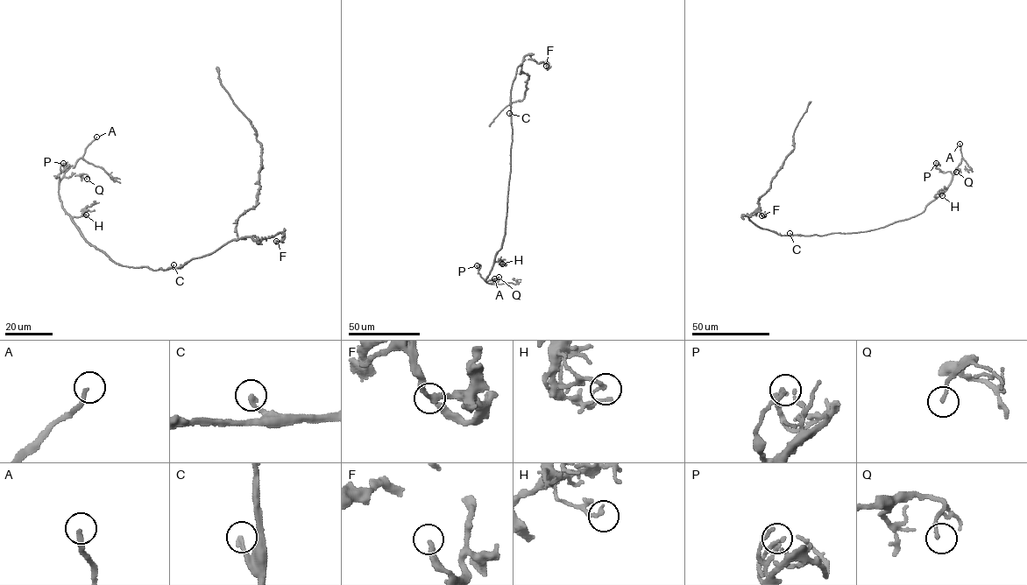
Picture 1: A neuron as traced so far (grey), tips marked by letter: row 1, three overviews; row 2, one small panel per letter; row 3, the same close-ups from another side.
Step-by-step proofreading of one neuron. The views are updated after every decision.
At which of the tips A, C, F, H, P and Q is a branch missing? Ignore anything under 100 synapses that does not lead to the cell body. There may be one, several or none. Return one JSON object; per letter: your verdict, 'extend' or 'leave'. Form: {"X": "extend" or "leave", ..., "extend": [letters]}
{"A": "extend", "C": "leave", "F": "leave", "H": "leave", "P": "leave", "Q": "leave", "extend": ["A"]}

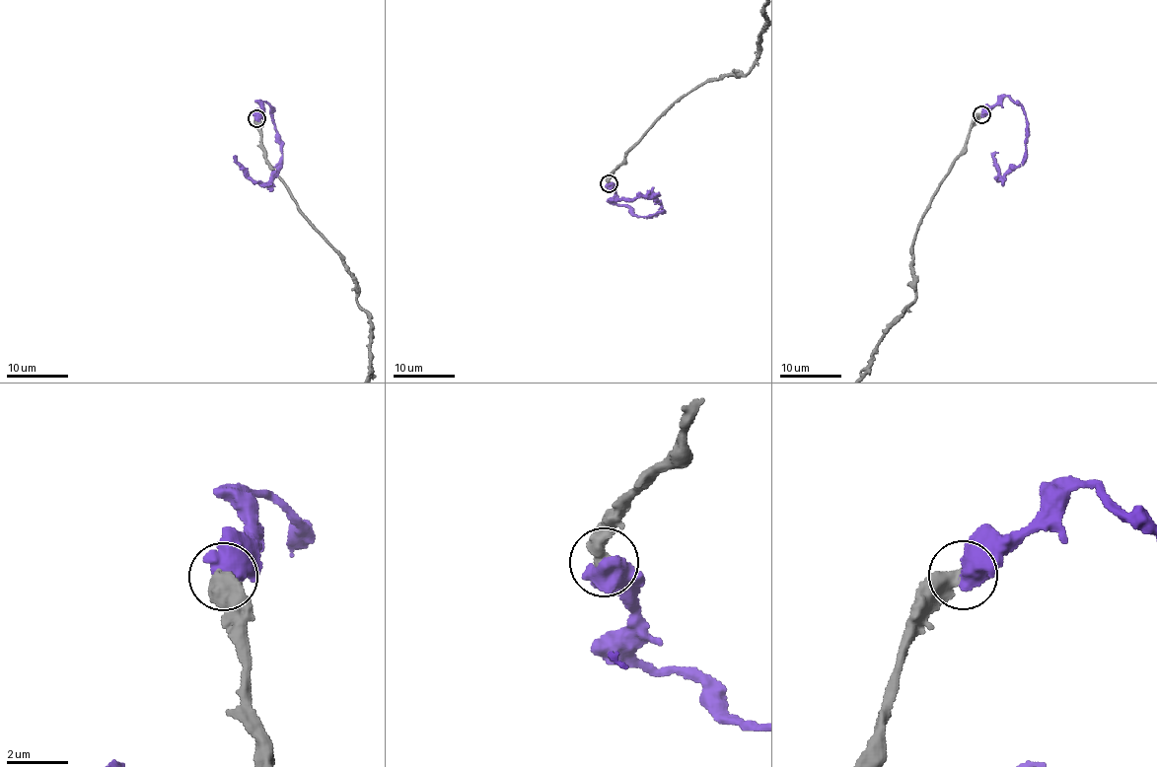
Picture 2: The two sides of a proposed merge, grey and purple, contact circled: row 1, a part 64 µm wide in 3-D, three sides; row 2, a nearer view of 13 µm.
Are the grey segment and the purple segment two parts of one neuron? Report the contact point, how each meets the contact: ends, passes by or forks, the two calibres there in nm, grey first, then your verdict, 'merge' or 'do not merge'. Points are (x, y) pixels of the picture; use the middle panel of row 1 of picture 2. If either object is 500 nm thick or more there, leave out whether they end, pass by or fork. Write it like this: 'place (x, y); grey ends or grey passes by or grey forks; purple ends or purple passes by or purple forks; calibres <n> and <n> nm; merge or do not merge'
place (609, 183); calibres 500 and 800 nm; merge

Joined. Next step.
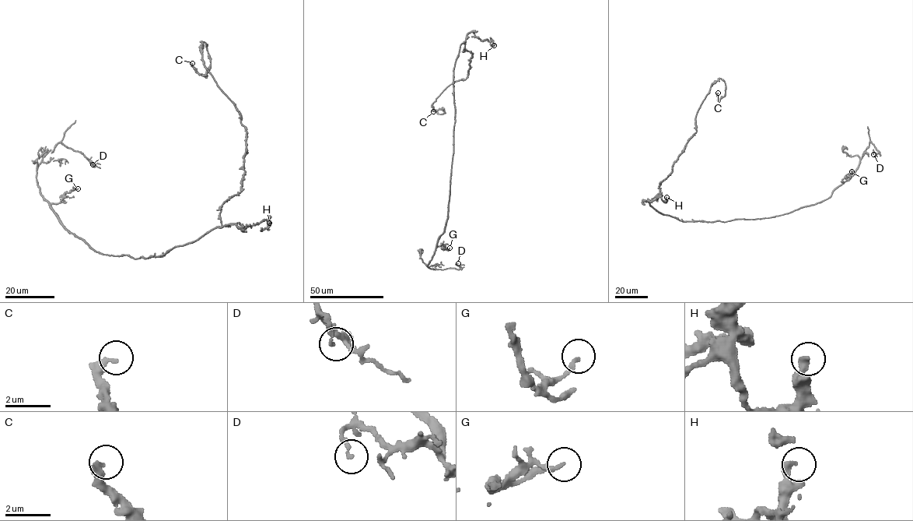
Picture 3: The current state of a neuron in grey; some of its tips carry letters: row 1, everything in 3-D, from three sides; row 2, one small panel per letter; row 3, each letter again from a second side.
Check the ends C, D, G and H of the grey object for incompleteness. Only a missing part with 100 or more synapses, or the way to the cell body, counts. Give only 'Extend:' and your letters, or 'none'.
Extend: none

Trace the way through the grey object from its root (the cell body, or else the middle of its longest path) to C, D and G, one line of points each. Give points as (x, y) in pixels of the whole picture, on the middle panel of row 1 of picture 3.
C: (453, 92), (465, 42), (466, 78), (433, 103), (446, 113), (433, 111)
D: (453, 92), (453, 155), (446, 223), (435, 251), (426, 265), (432, 269), (459, 269), (458, 263)
G: (453, 92), (455, 122), (447, 217), (445, 230), (437, 245), (442, 243), (446, 249), (449, 248)

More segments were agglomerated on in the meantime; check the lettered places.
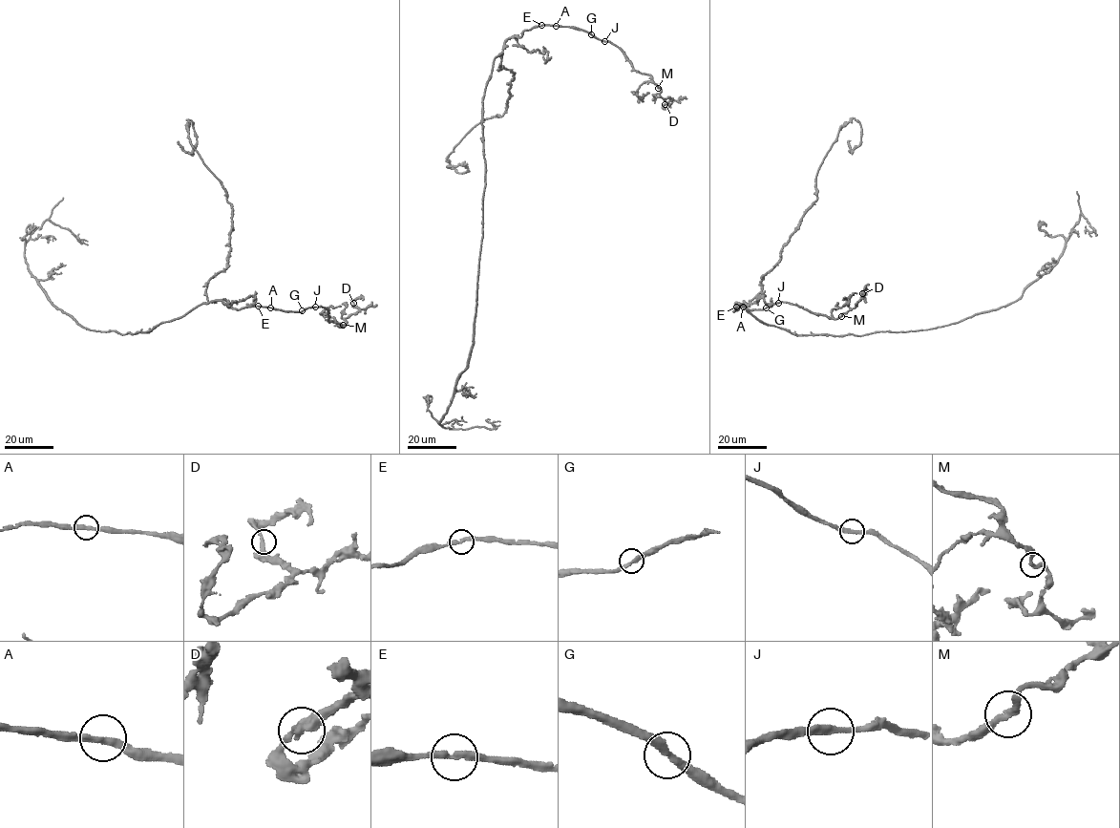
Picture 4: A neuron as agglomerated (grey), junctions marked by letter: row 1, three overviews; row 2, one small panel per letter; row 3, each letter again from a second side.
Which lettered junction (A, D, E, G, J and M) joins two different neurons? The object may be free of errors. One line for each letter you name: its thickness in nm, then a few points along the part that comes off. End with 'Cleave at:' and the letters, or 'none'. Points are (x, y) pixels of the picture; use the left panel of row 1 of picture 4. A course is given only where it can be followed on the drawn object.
Cleave at: none

